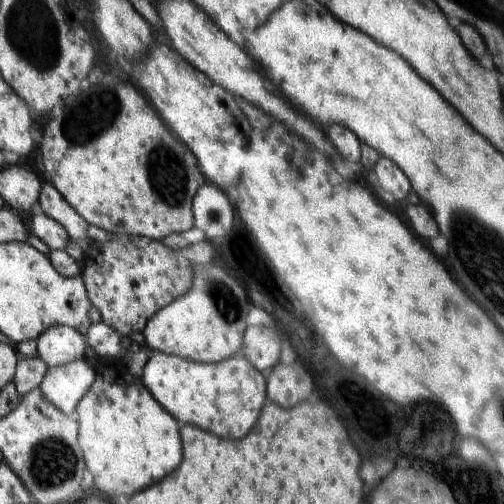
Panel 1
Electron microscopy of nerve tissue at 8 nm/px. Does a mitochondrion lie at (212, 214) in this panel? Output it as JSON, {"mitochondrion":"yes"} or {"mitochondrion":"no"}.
{"mitochondrion":"yes"}

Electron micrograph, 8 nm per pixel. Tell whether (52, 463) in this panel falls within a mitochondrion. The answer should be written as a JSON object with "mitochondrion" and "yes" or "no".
{"mitochondrion":"yes"}

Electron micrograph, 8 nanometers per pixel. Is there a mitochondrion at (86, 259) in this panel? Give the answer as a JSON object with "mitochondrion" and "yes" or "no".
{"mitochondrion":"no"}

